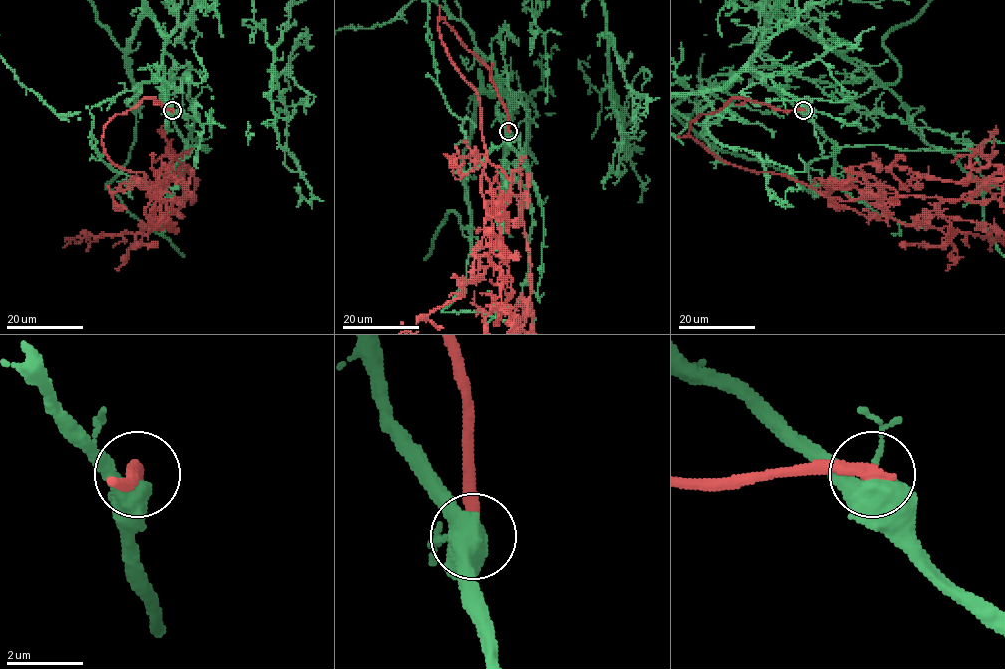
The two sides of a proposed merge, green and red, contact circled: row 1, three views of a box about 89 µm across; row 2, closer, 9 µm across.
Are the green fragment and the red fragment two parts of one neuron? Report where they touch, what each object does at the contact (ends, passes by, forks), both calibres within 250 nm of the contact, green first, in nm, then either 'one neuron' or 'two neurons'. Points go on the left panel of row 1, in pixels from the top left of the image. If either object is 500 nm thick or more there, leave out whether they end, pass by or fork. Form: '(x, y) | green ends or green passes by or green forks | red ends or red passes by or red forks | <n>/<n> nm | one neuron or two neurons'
(172, 110) | green forks | red ends | 440/360 nm | two neurons

